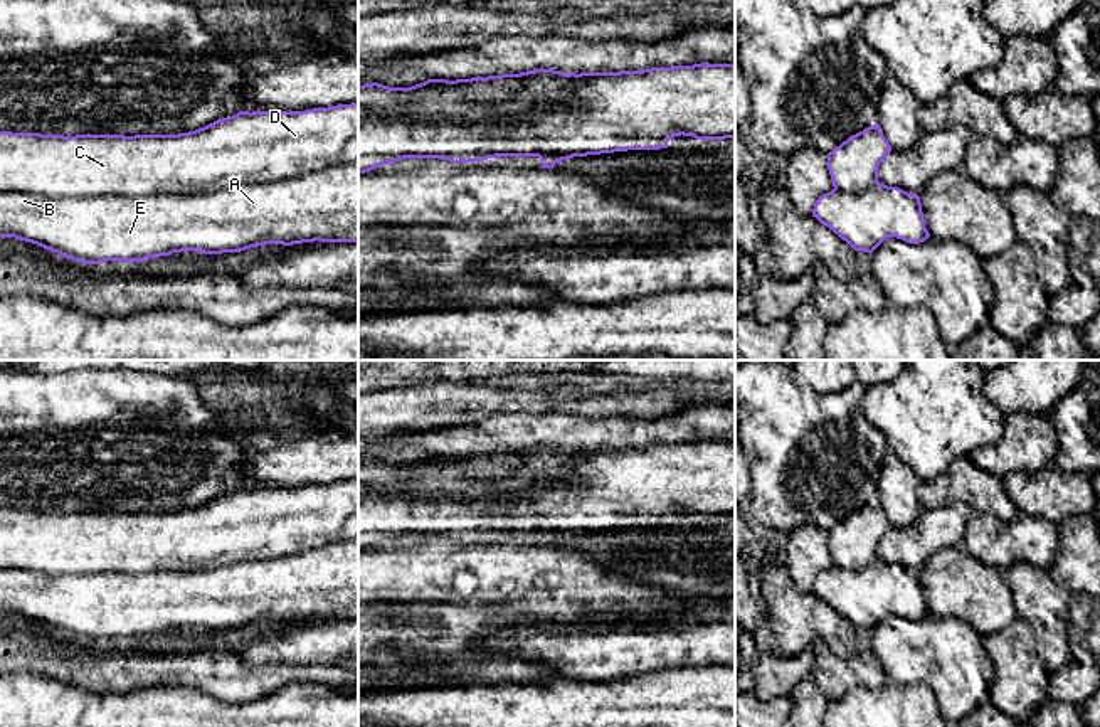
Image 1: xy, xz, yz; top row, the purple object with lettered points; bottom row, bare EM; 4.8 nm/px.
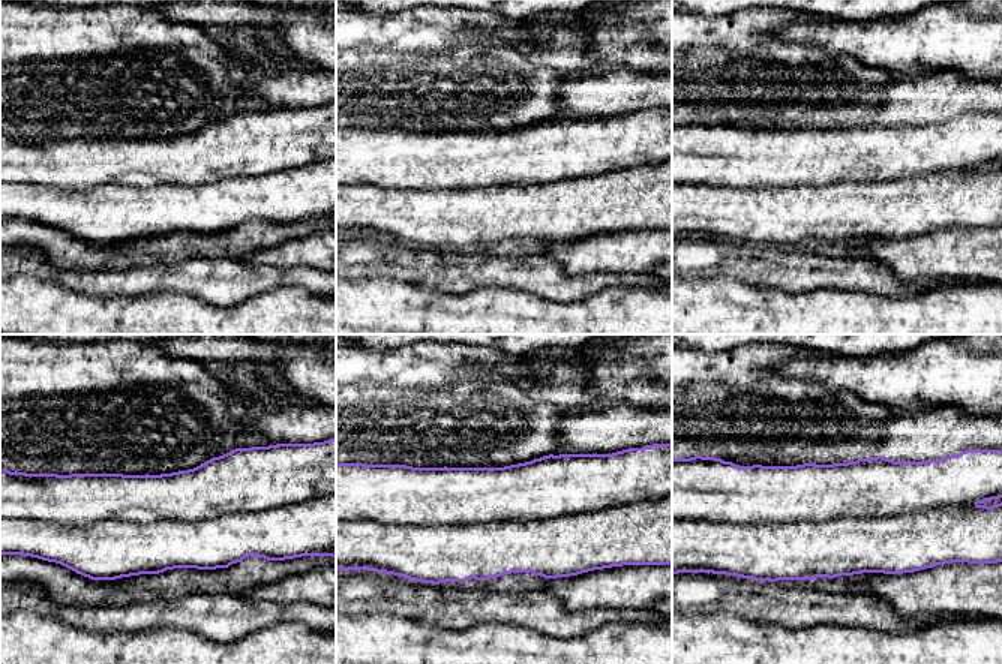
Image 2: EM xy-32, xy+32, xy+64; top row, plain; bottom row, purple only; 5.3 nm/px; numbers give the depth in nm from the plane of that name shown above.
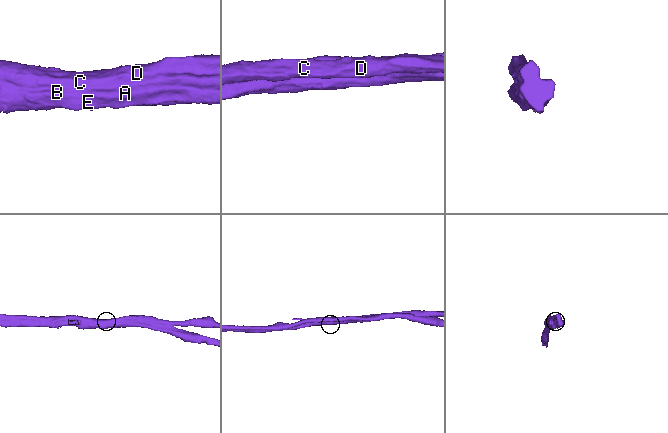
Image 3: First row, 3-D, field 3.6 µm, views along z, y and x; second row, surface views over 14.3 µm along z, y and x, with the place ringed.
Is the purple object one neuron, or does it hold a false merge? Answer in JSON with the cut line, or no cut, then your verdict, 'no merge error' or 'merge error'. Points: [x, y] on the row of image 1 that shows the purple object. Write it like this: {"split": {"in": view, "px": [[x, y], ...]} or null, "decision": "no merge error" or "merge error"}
{"split": {"in": "xy", "px": [[357, 162], [207, 192], [83, 197], [0, 192]]}, "decision": "merge error"}

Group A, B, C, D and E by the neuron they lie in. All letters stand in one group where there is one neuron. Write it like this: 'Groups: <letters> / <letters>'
Groups: A B E / C D

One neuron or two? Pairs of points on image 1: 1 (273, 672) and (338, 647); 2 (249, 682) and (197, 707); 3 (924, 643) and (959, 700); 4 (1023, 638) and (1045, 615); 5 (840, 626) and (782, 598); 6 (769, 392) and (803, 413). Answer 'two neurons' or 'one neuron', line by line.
1: two neurons
2: two neurons
3: one neuron
4: two neurons
5: one neuron
6: one neuron

